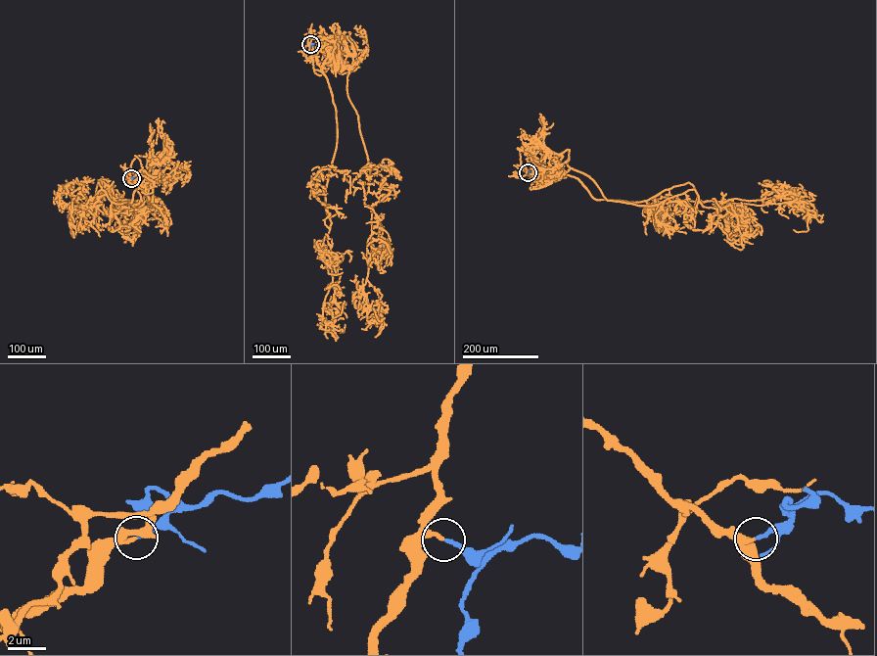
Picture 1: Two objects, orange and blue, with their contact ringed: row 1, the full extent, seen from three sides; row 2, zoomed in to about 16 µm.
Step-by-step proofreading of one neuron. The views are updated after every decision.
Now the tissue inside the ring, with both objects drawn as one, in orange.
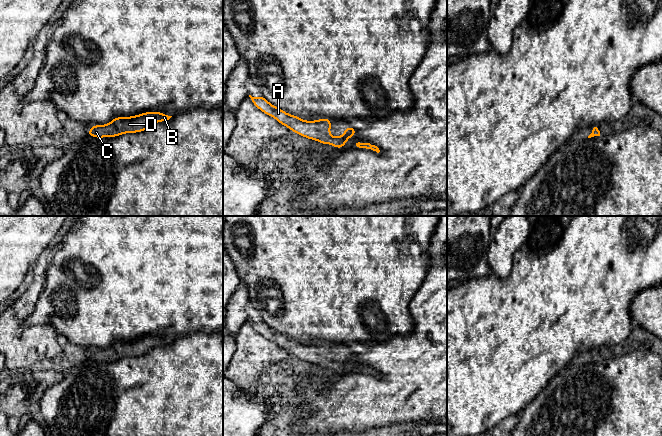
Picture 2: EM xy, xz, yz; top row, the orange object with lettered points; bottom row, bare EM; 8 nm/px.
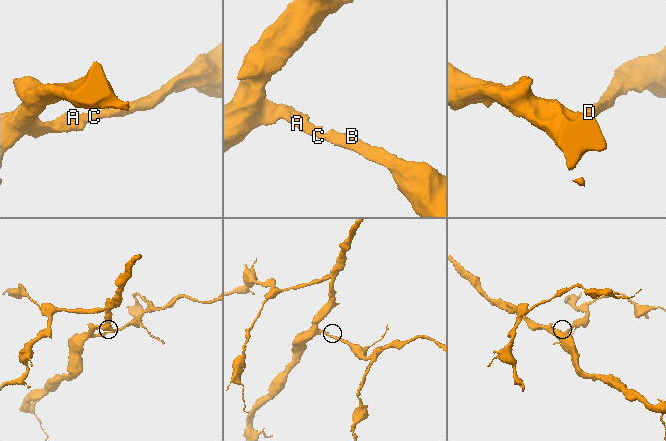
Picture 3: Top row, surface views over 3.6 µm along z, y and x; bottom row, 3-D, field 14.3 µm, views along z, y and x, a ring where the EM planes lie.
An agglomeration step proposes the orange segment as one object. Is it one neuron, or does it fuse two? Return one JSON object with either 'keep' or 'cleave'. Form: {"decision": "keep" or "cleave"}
{"decision": "keep"}

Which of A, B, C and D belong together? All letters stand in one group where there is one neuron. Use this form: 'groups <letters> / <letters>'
groups A B C D

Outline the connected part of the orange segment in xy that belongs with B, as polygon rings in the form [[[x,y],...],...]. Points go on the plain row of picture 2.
[[[145,336],[131,341],[116,341],[107,349],[92,350],[87,360],[103,362],[116,361],[124,357],[142,356],[154,347],[169,344],[171,341],[161,336]]]

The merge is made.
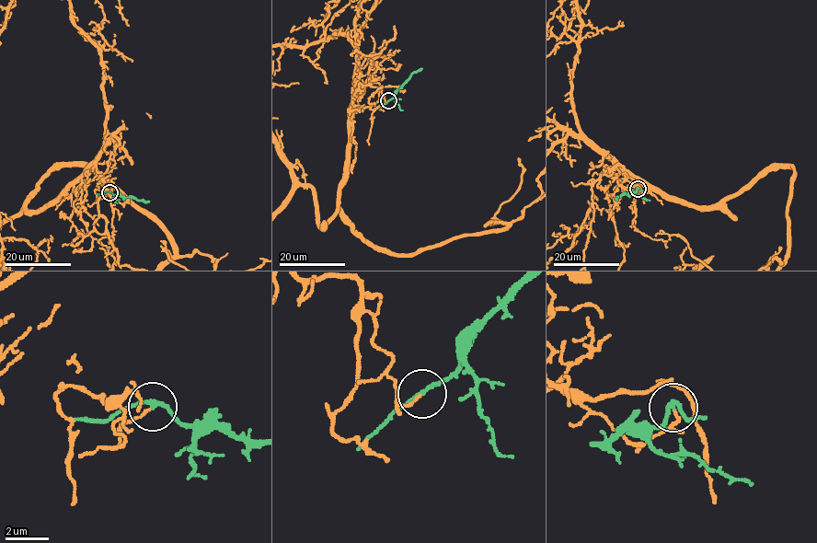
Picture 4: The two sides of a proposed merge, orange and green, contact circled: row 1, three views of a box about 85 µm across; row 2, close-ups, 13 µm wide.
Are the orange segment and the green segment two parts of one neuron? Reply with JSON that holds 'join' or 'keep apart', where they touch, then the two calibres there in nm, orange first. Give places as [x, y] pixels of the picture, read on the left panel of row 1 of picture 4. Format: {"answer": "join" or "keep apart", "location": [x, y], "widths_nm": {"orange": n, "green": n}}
{"answer": "keep apart", "location": [109, 192], "widths_nm": {"orange": 110, "green": 170}}

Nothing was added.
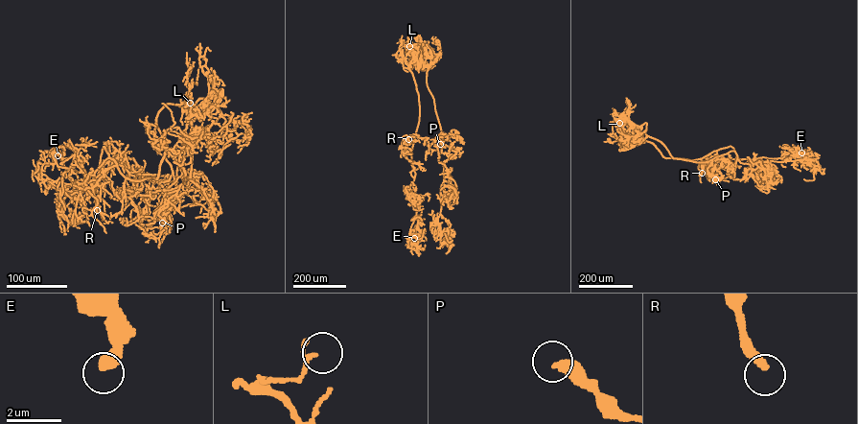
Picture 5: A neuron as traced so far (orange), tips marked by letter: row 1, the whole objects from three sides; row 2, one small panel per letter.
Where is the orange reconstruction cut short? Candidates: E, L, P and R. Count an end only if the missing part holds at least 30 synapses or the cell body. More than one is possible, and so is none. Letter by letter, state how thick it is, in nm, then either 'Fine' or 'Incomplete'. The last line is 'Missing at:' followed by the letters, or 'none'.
E: Thickness 480 nm. Fine
L: Thickness 90 nm. Fine
P: Thickness 400 nm. Fine
R: Thickness 280 nm. Incomplete
Missing at: R

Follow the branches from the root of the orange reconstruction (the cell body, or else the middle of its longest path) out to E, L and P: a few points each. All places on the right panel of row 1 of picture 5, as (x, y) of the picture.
E: (638, 143), (634, 139), (642, 124), (637, 137), (666, 157), (697, 159), (730, 146), (740, 159), (801, 153)
L: (638, 143), (634, 139), (642, 128), (619, 123)
P: (638, 143), (634, 140), (642, 141), (649, 136), (660, 141), (673, 158), (708, 161), (709, 177), (715, 179)

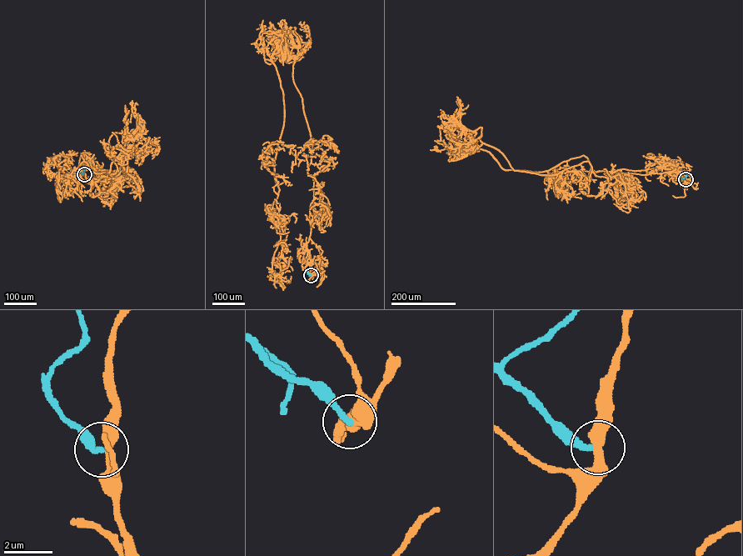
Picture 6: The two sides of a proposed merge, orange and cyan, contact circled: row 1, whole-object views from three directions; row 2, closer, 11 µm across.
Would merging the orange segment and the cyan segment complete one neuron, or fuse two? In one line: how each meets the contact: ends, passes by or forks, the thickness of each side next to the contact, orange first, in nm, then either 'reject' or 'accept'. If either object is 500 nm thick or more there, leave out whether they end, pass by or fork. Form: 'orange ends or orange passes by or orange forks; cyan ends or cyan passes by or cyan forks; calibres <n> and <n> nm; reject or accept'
orange passes by; cyan ends; calibres 400 and 240 nm; reject

